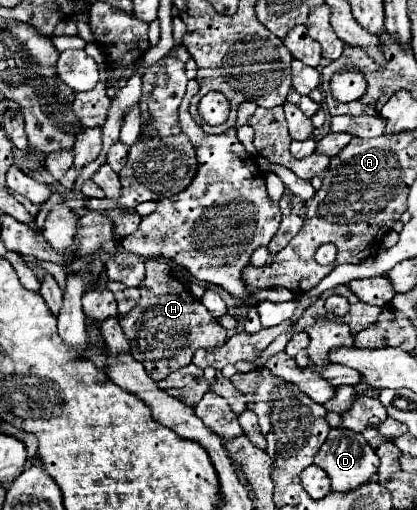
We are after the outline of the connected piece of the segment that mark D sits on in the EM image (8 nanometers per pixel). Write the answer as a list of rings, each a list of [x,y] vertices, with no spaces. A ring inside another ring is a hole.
[[[332,428],[326,442],[322,444],[322,448],[318,450],[314,464],[320,466],[332,480],[332,490],[336,492],[350,492],[366,482],[372,482],[374,474],[378,472],[380,460],[374,454],[374,450],[370,448],[370,444],[366,442],[366,438],[358,432],[352,432],[348,428]]]

